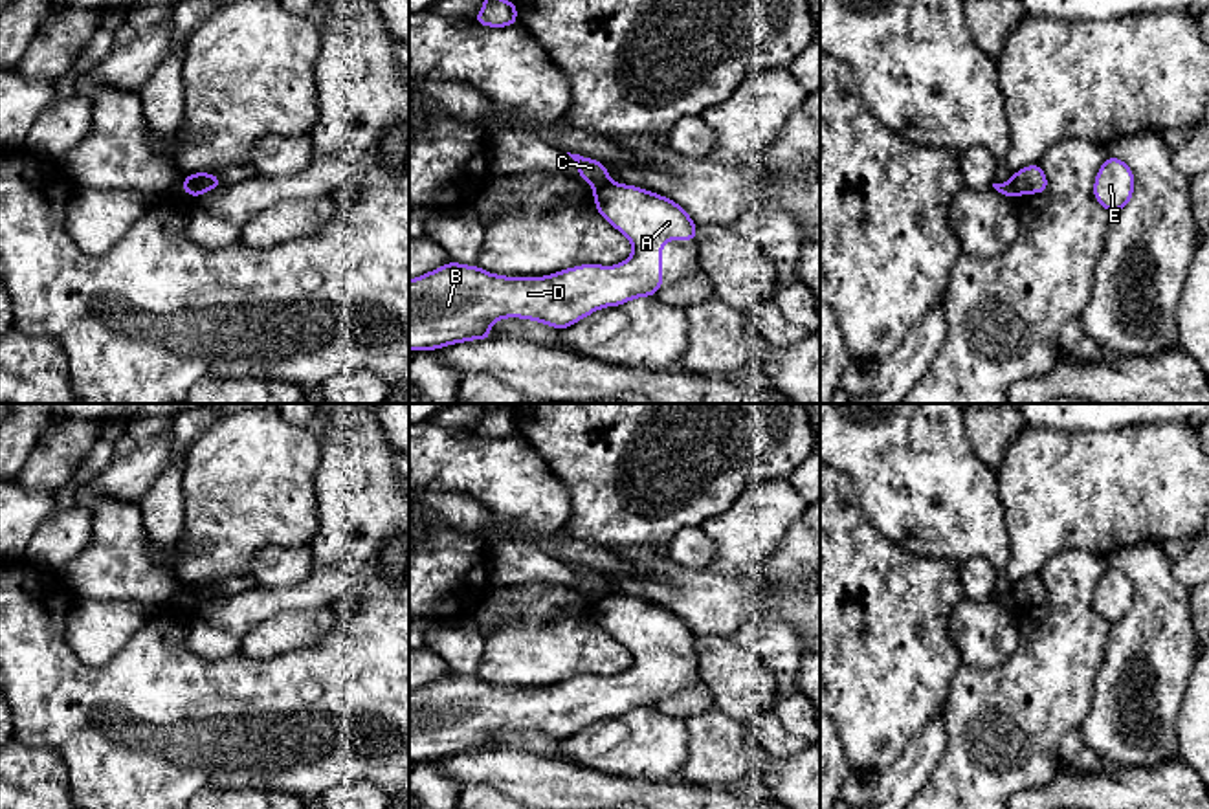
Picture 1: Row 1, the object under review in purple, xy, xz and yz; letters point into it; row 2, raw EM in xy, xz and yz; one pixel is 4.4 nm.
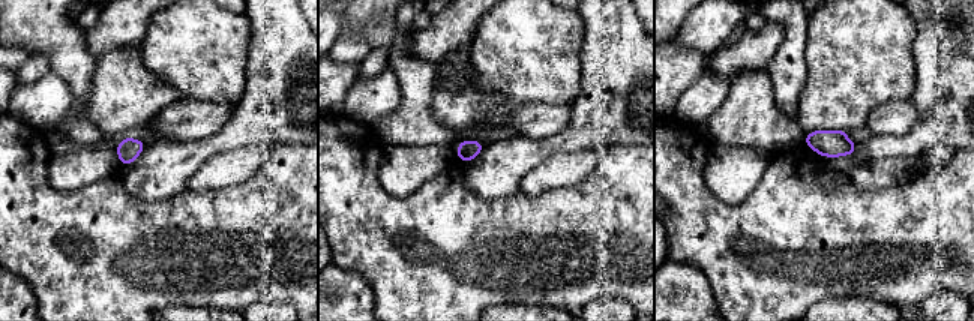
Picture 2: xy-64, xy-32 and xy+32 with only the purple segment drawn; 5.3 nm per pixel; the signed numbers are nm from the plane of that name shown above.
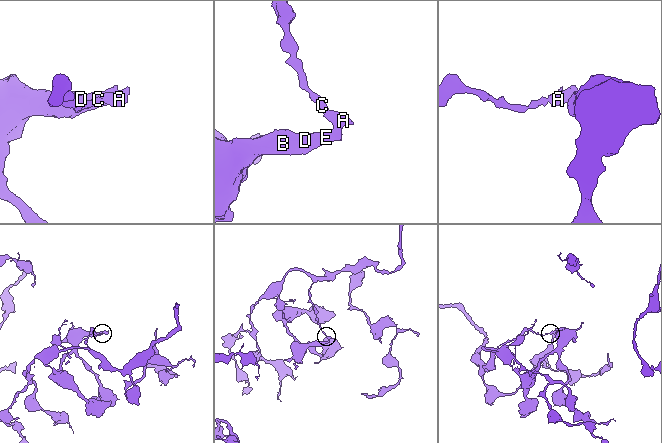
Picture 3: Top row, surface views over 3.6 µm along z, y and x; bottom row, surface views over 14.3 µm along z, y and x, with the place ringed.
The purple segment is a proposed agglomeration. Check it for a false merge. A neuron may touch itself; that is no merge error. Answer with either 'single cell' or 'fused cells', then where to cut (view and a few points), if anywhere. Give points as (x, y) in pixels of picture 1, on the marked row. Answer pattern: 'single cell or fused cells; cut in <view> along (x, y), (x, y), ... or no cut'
fused cells; cut in xz along (610, 182), (595, 188)

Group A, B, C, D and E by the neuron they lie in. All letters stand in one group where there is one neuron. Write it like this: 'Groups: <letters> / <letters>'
Groups: A B D E / C

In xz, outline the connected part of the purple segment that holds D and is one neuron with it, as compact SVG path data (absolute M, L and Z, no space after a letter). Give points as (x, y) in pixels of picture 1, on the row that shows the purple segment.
M626 183L598 185L596 211L633 244L633 255L616 266L582 264L547 277L503 277L449 260L409 281L409 350L435 350L470 339L492 339L490 325L503 317L534 319L567 328L585 316L620 306L633 297L651 297L662 288L662 242L697 240L697 226L673 200Z

